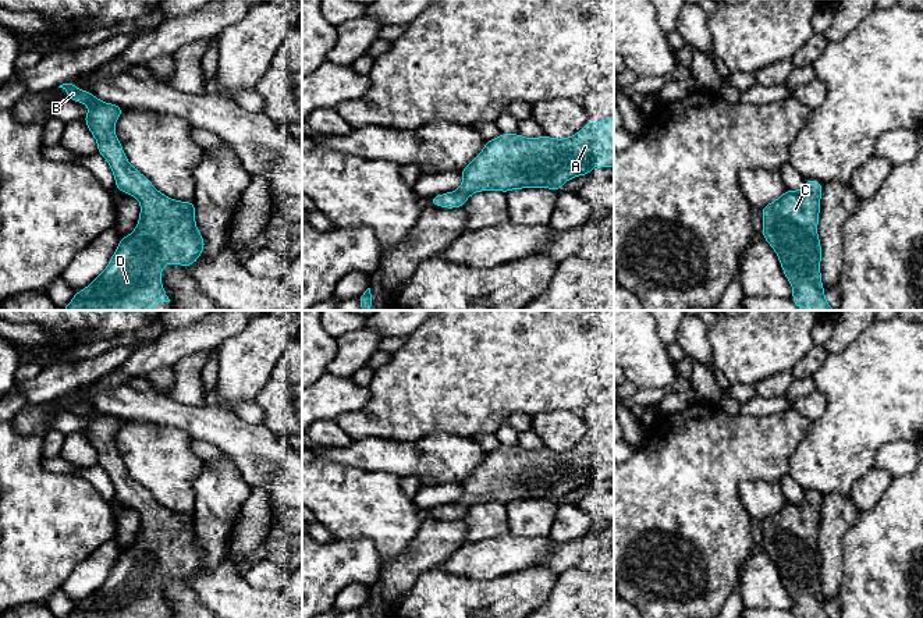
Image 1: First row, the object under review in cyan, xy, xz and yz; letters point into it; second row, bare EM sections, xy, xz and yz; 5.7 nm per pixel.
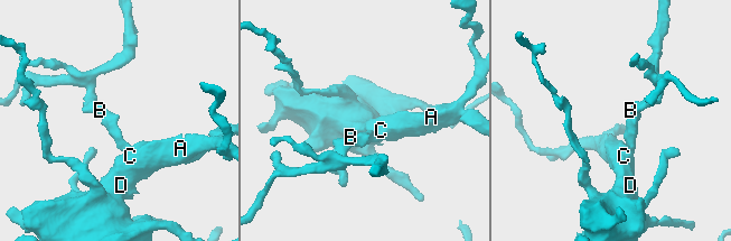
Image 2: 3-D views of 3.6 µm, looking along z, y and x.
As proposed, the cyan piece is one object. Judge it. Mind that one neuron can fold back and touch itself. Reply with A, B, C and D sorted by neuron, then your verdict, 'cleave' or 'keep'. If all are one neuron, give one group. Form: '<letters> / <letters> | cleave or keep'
A B C D | keep

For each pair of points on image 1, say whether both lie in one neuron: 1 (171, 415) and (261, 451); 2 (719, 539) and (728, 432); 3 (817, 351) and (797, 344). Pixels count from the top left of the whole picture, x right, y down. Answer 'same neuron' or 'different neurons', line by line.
1: same neuron
2: same neuron
3: different neurons

